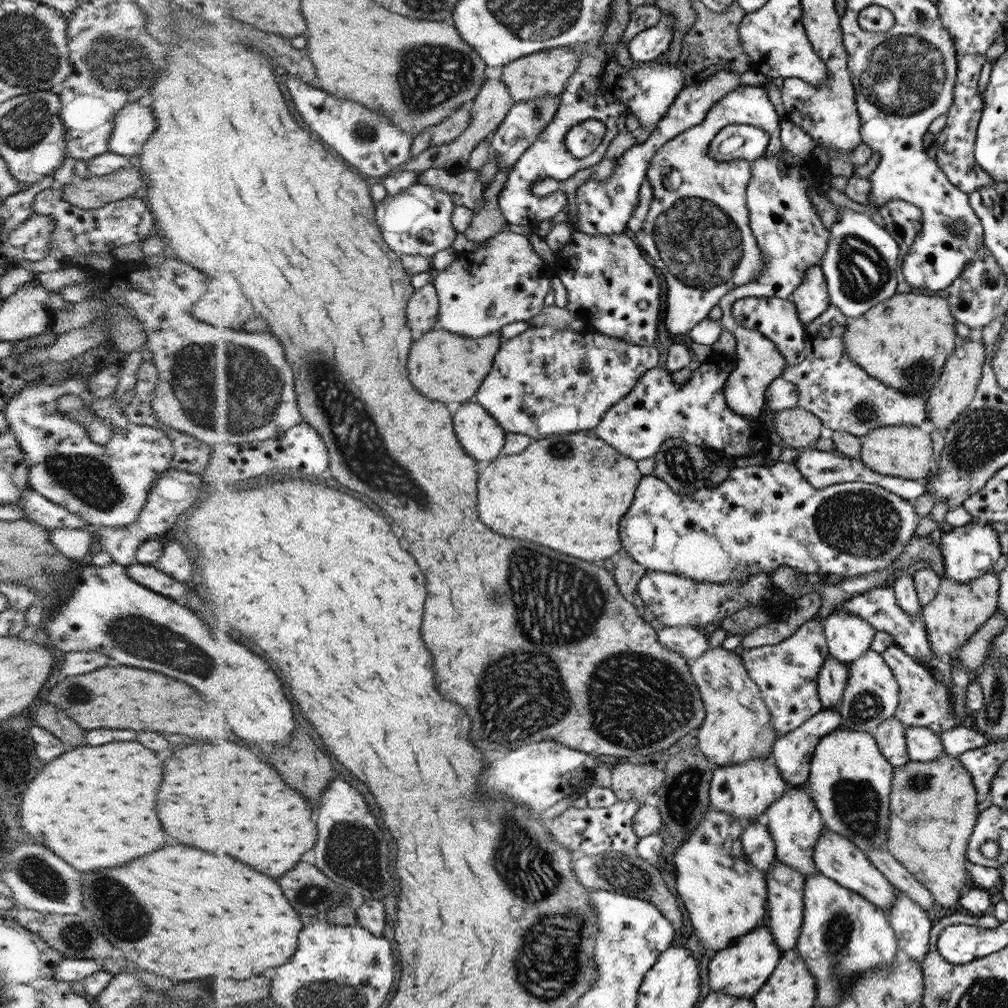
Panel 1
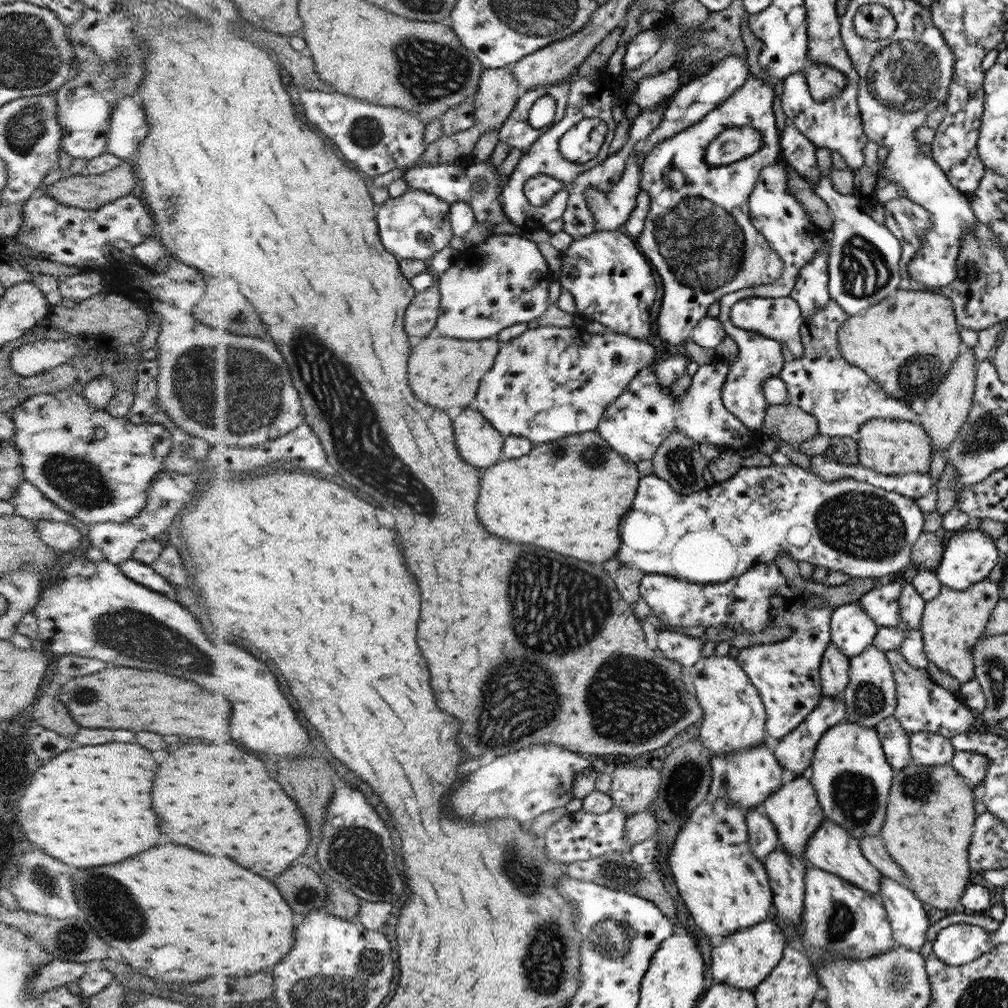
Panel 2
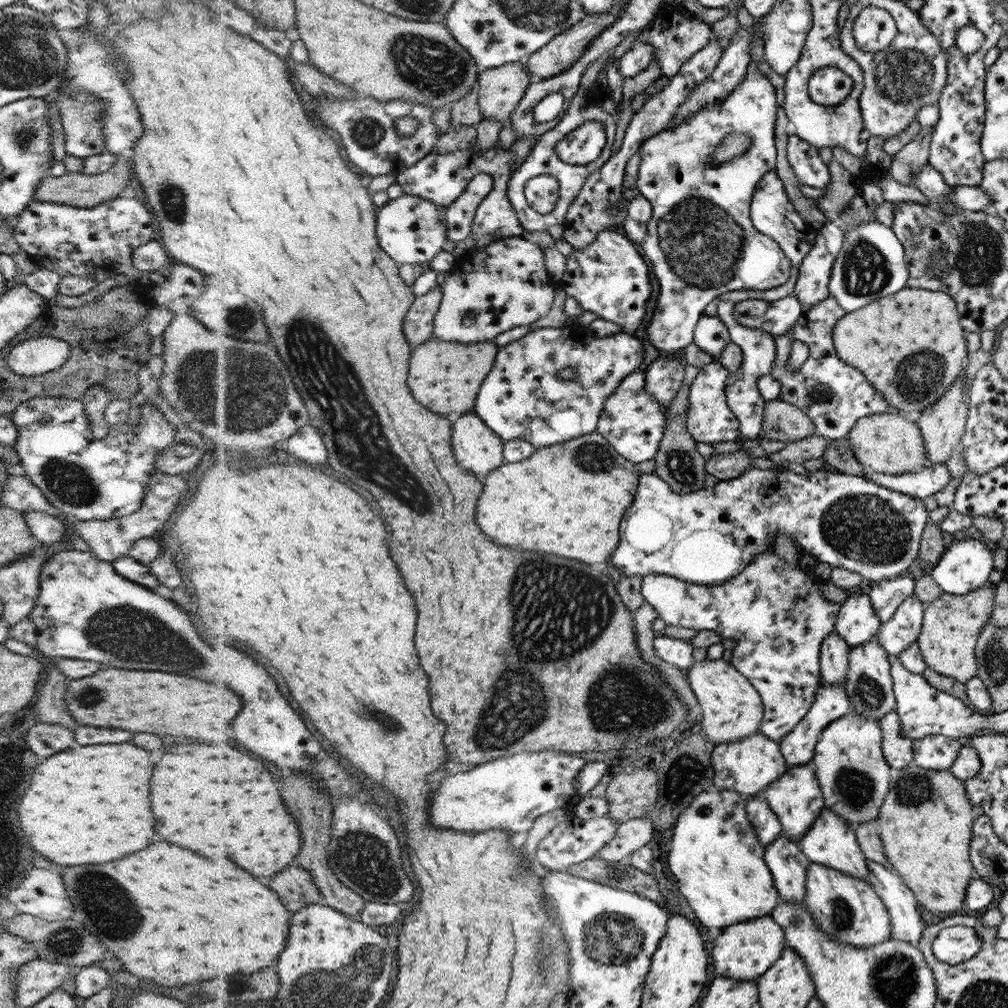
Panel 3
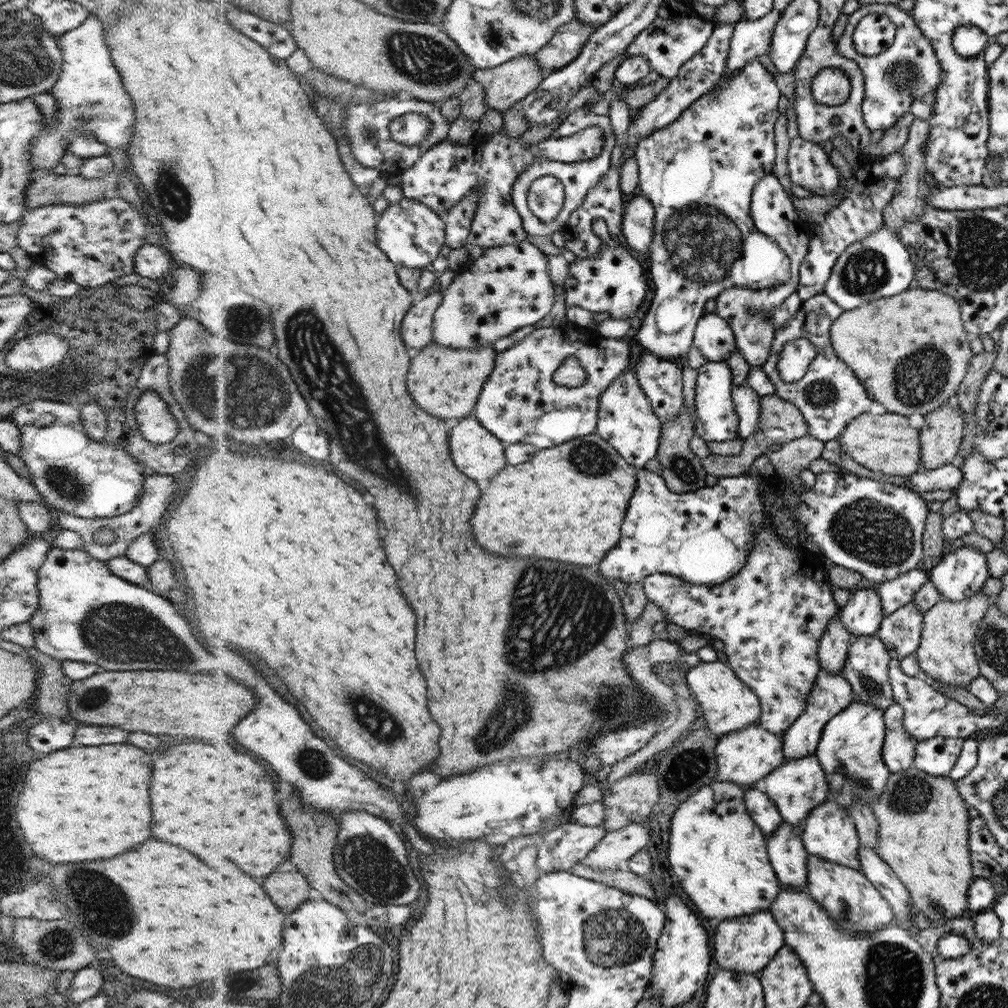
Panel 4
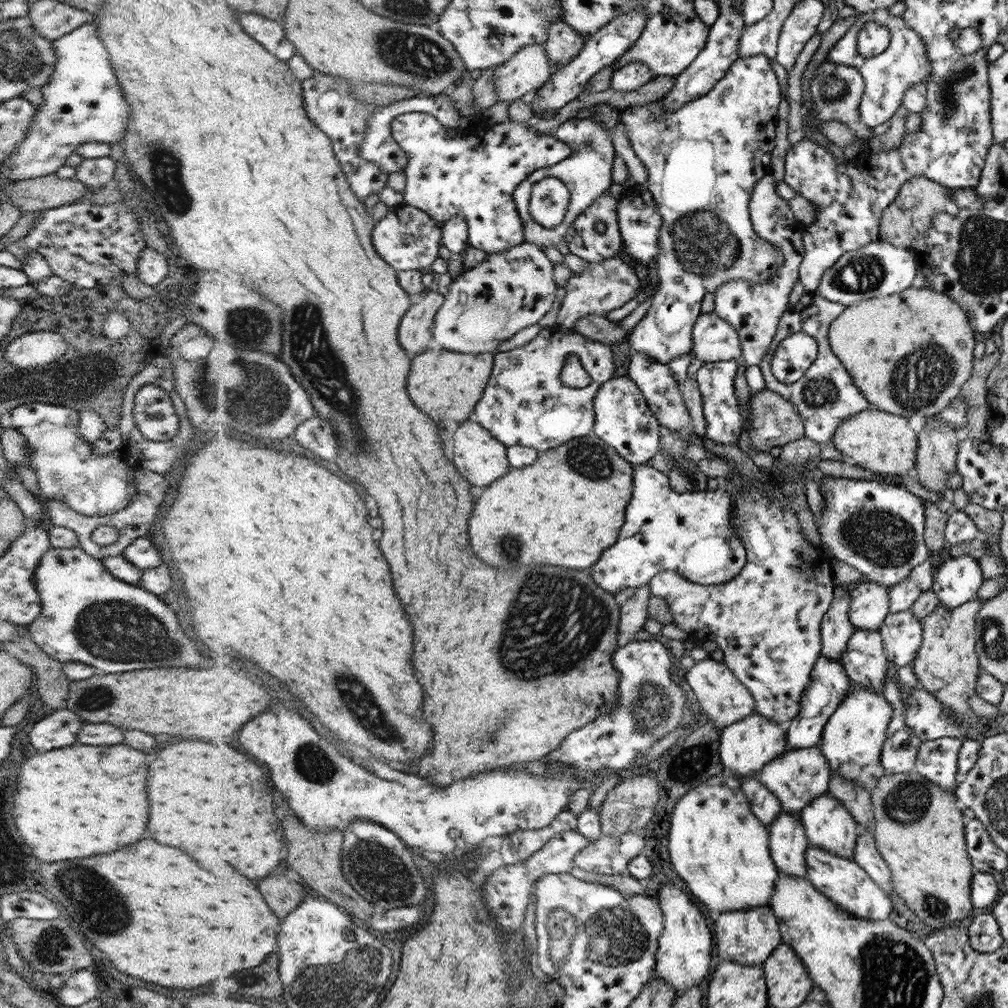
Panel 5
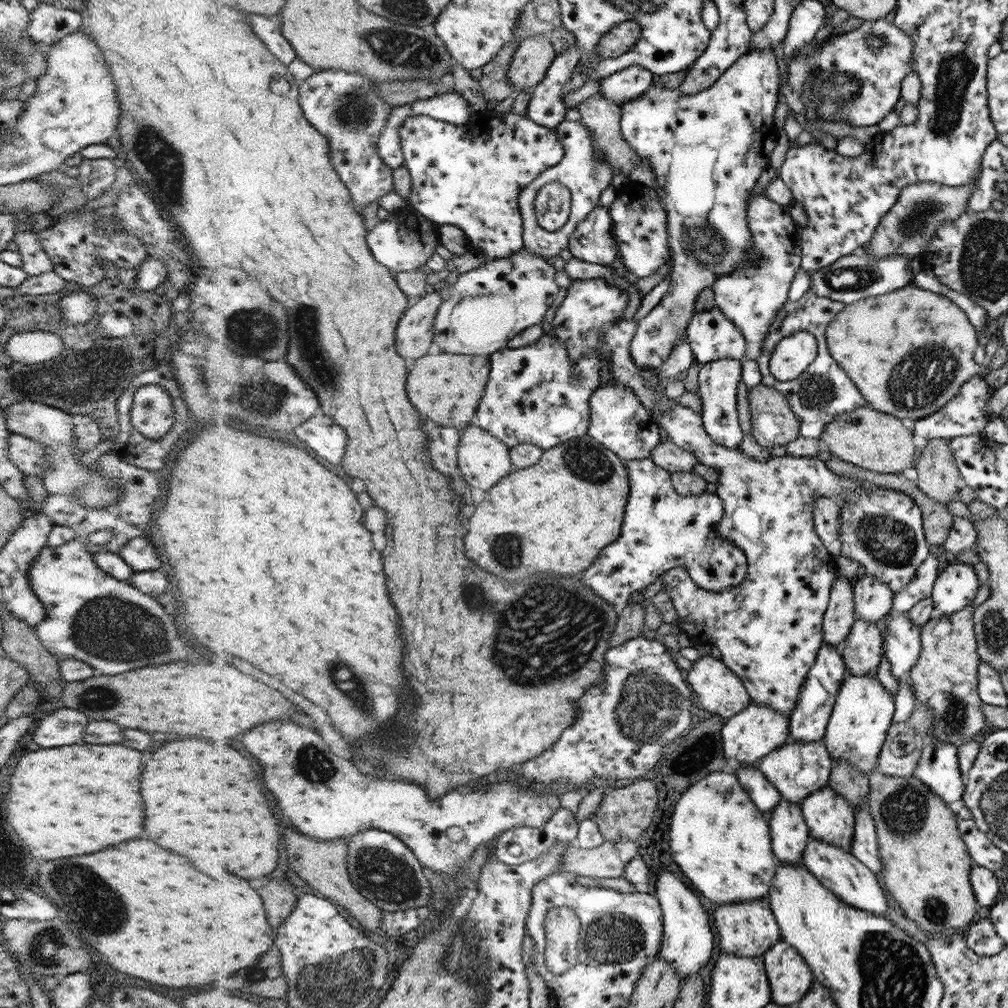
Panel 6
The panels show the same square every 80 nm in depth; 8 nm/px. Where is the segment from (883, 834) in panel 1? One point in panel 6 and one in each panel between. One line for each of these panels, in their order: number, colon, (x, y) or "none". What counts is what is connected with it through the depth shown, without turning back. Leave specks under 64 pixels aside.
2: (850, 771)
3: (851, 767)
4: (850, 750)
5: (852, 740)
6: (862, 715)

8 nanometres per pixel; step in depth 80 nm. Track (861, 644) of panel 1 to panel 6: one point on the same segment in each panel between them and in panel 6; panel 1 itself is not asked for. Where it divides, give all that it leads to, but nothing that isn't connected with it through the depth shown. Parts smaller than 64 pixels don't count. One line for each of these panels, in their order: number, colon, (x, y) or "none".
2: (853, 629)
3: (857, 623)
4: (863, 615)
5: (869, 605)
6: (873, 597)

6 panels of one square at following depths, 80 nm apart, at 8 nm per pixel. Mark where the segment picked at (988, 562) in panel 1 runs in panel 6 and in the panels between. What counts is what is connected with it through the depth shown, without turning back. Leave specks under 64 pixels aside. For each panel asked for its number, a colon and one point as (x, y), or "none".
2: (968, 557)
3: (966, 565)
4: (961, 573)
5: (956, 581)
6: (954, 590)

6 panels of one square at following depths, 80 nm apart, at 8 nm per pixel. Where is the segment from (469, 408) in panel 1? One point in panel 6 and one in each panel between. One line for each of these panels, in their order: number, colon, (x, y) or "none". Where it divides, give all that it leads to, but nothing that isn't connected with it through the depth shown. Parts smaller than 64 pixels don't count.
2: (480, 442)
3: (479, 448)
4: (479, 453)
5: (481, 457)
6: (484, 460)

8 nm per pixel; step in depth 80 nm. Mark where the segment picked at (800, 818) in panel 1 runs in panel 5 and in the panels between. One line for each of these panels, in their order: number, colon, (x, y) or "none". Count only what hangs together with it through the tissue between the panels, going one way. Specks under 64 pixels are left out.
2: (795, 810)
3: (796, 798)
4: (799, 786)
5: (798, 777)

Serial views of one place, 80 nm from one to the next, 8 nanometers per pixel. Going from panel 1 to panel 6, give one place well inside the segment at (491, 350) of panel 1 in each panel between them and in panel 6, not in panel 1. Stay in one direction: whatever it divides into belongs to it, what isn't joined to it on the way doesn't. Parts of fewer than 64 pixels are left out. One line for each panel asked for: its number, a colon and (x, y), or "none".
2: (446, 372)
3: (447, 376)
4: (447, 381)
5: (447, 385)
6: (452, 386)

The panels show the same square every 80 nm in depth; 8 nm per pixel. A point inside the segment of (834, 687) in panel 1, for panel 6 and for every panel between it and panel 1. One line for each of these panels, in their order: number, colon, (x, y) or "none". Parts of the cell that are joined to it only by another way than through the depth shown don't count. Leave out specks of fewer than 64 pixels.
2: (835, 665)
3: (835, 651)
4: (833, 650)
5: (836, 627)
6: (840, 615)

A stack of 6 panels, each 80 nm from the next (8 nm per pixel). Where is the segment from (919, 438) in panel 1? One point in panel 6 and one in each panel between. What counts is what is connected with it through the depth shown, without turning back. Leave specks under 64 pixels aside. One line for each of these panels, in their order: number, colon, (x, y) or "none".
2: (895, 447)
3: (889, 443)
4: (886, 443)
5: (881, 442)
6: (869, 439)

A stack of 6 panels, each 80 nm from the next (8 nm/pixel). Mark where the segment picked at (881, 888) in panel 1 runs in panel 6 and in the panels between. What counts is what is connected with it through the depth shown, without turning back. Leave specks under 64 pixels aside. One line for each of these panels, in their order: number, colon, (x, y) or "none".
2: (832, 849)
3: (832, 842)
4: (829, 832)
5: (829, 826)
6: (830, 818)

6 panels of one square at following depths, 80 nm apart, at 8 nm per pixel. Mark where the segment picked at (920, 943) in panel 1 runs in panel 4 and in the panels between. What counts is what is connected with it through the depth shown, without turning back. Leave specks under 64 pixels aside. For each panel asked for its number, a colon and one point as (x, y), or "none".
2: (908, 919)
3: (906, 922)
4: (877, 871)

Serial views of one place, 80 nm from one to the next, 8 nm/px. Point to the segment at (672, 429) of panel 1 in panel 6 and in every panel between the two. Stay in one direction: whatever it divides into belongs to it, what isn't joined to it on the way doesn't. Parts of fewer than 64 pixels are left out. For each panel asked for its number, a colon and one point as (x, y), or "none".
2: (635, 425)
3: (634, 422)
4: (627, 420)
5: (623, 419)
6: (618, 420)

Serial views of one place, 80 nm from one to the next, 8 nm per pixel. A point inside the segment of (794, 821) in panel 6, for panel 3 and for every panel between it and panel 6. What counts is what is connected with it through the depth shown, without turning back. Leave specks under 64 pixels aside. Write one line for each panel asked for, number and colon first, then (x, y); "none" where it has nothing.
3: (788, 863)
4: (789, 858)
5: (789, 844)

